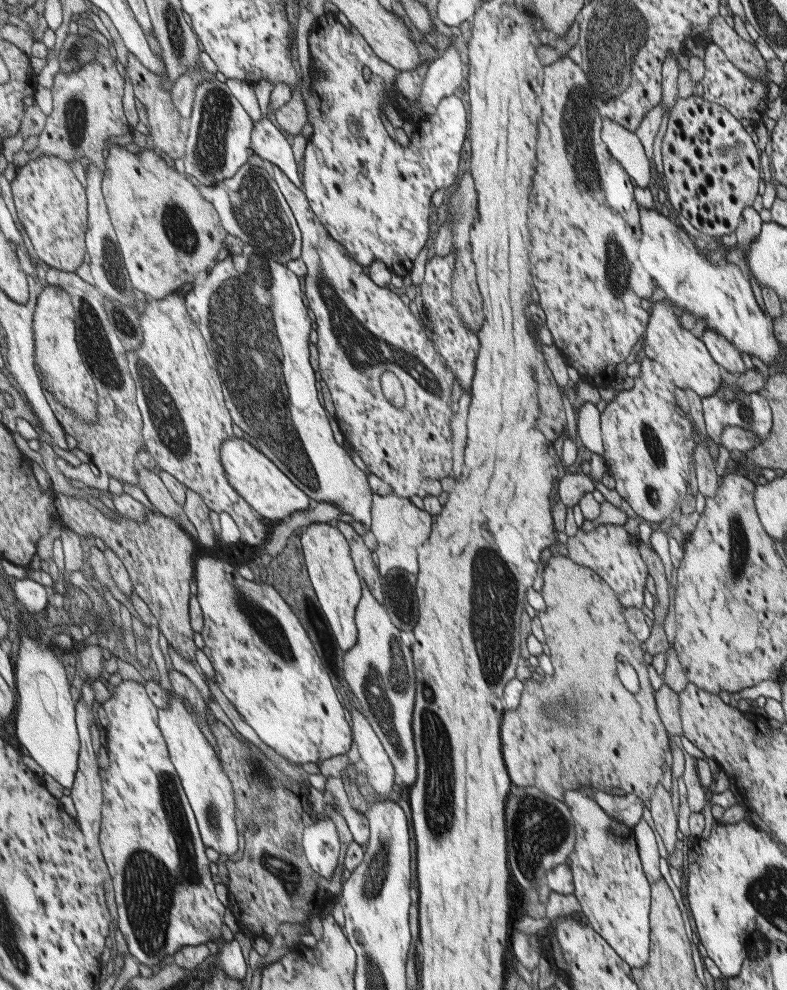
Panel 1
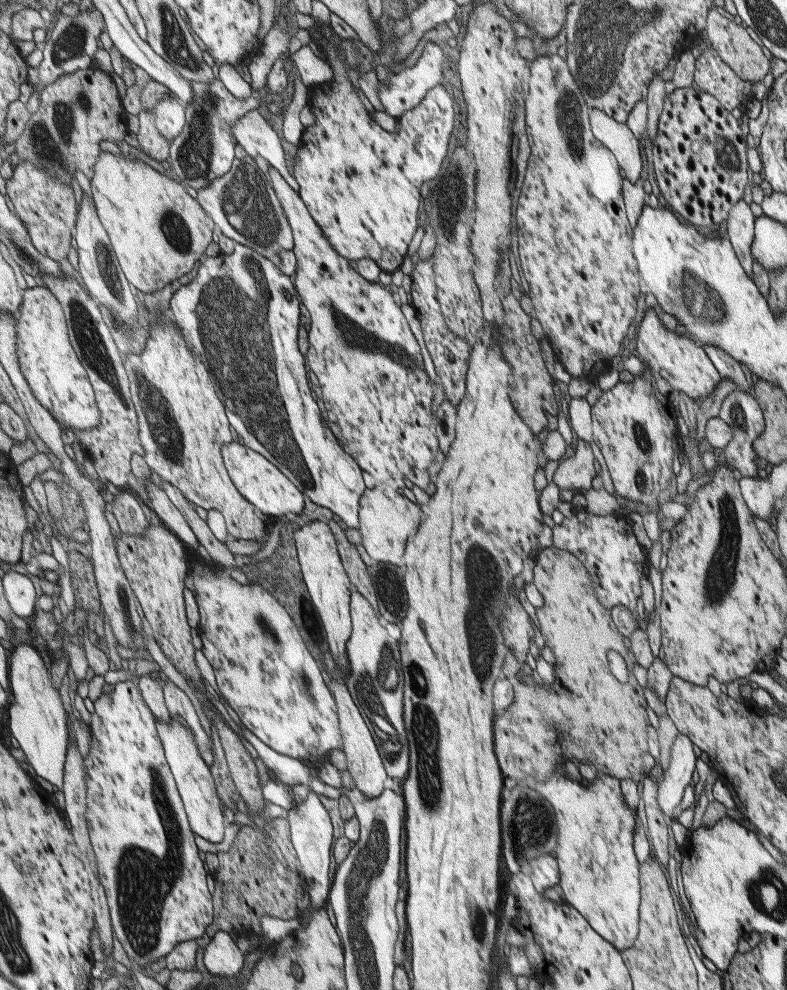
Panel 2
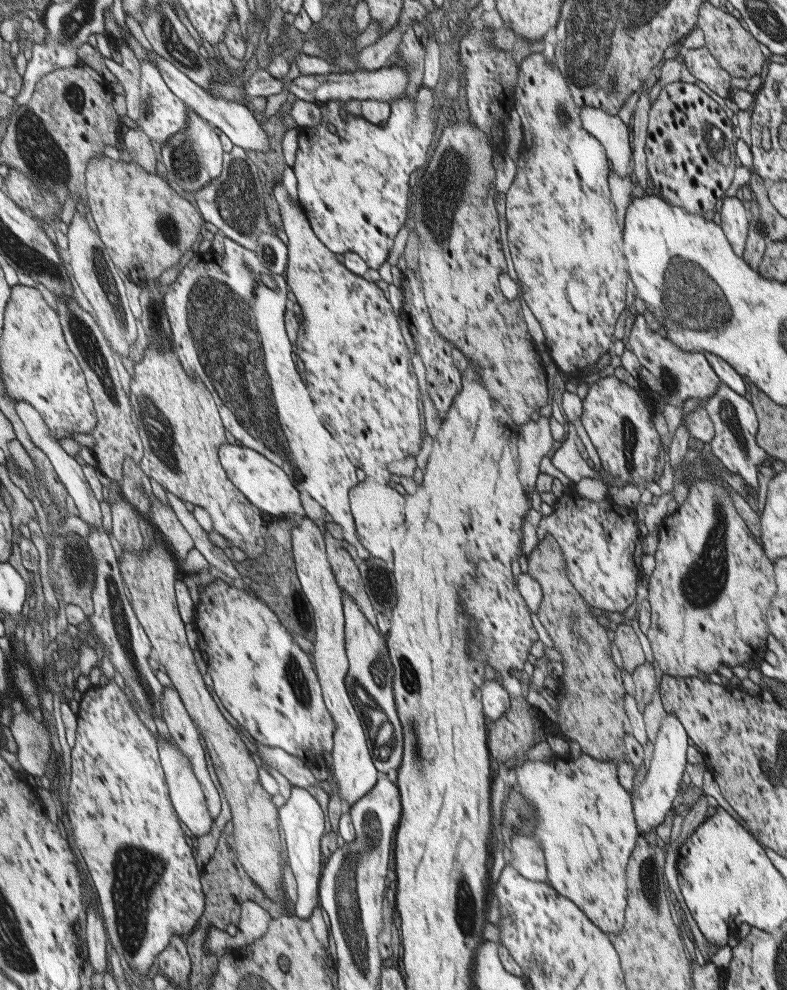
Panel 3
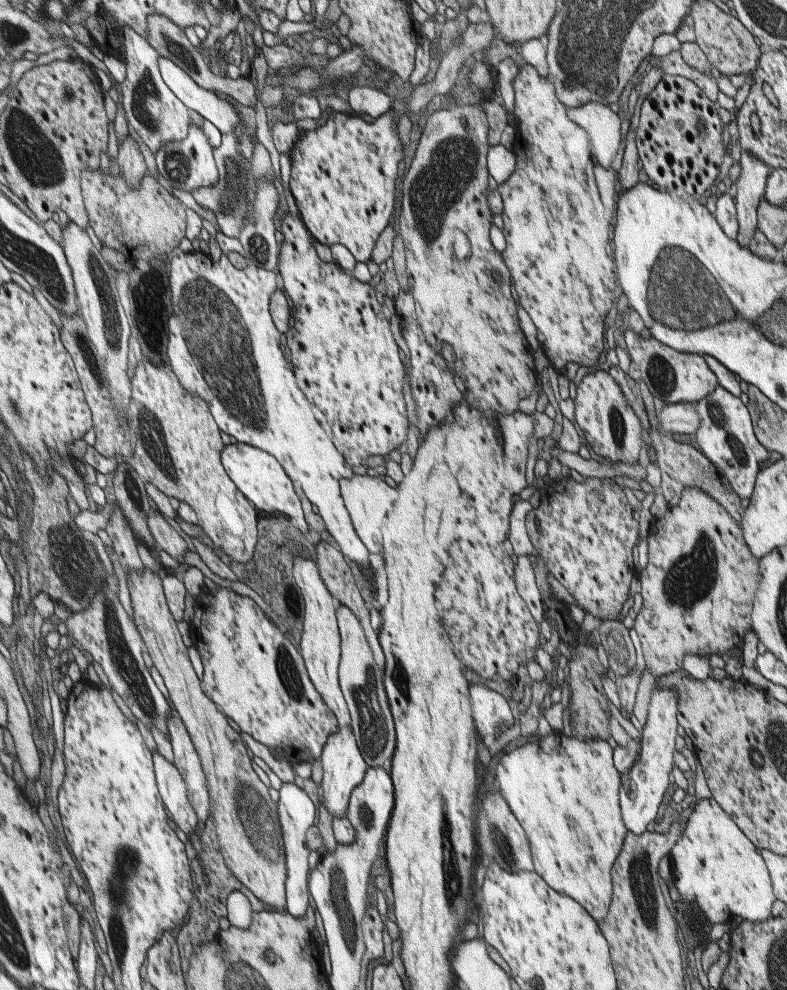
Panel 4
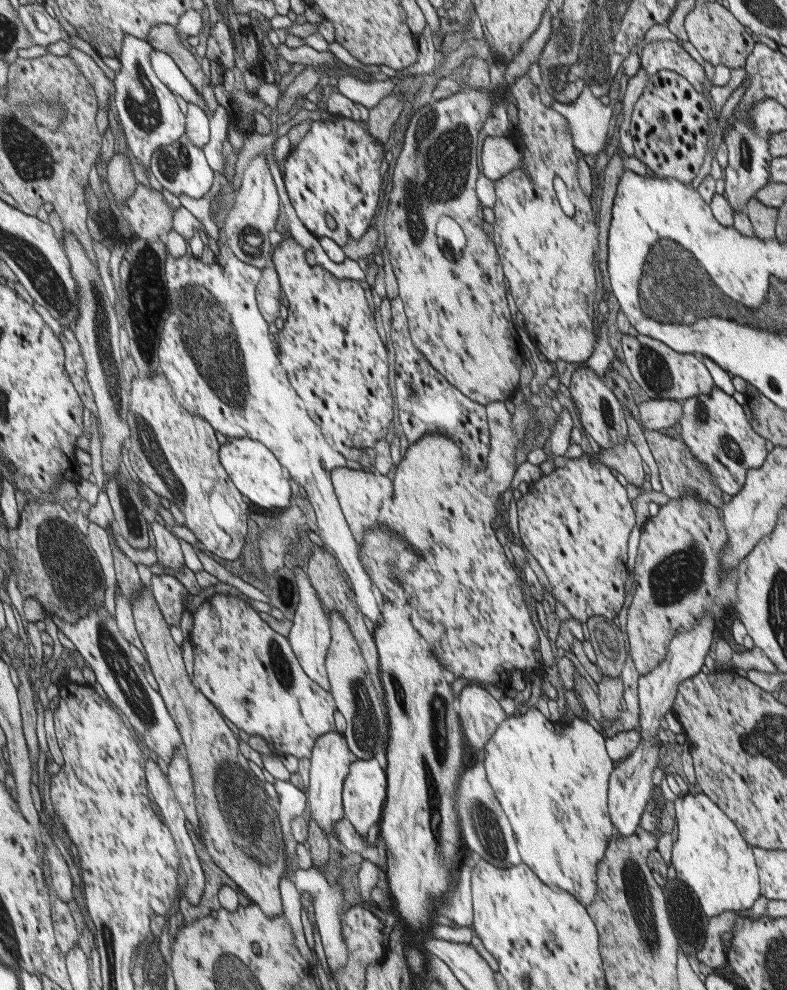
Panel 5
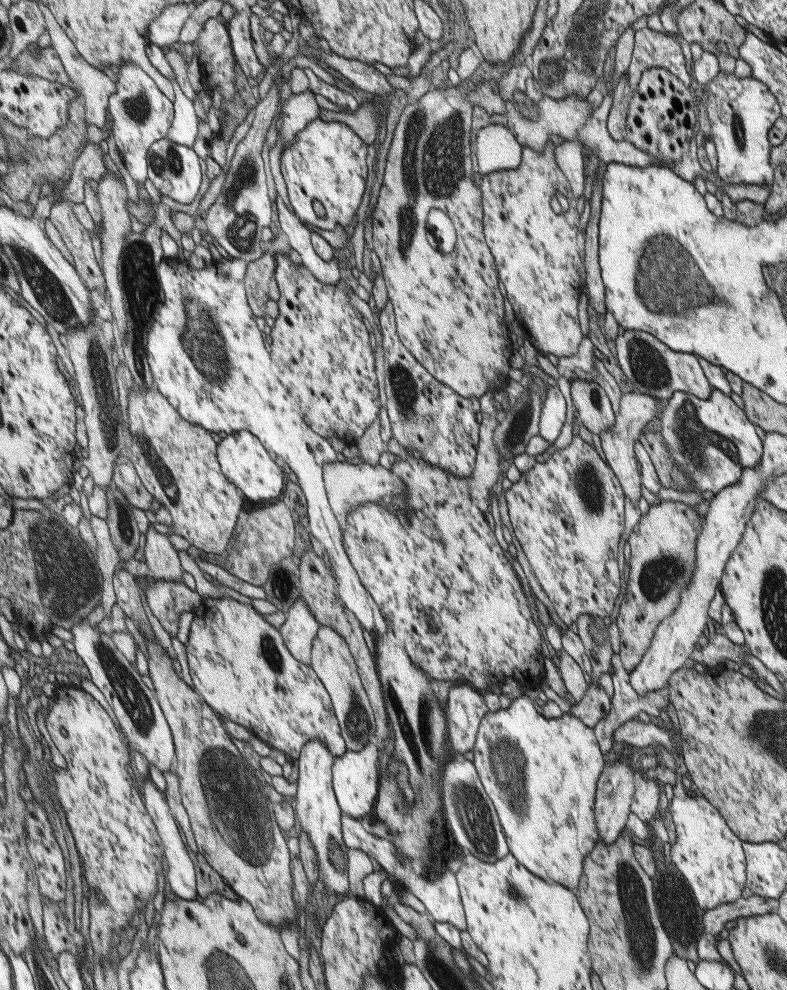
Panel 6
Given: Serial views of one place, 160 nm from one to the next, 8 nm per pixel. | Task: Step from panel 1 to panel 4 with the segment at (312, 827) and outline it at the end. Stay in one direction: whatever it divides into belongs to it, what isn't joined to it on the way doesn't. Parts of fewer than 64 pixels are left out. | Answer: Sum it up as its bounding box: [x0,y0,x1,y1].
[278,782,317,917]

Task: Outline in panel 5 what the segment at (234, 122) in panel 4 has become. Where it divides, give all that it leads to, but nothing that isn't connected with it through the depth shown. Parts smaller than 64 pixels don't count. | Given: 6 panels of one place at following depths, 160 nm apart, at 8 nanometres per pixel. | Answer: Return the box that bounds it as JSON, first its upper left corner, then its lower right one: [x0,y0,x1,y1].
[151,49,207,111]

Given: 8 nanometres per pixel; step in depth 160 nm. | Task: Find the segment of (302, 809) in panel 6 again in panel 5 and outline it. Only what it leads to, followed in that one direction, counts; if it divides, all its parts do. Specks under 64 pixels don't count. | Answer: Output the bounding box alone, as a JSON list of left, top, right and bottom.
[308,732,355,836]

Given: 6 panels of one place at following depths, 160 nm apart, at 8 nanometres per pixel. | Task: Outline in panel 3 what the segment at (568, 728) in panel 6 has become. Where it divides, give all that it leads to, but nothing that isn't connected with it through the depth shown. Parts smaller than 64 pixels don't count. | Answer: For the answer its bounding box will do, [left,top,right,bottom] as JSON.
[513,752,641,935]

